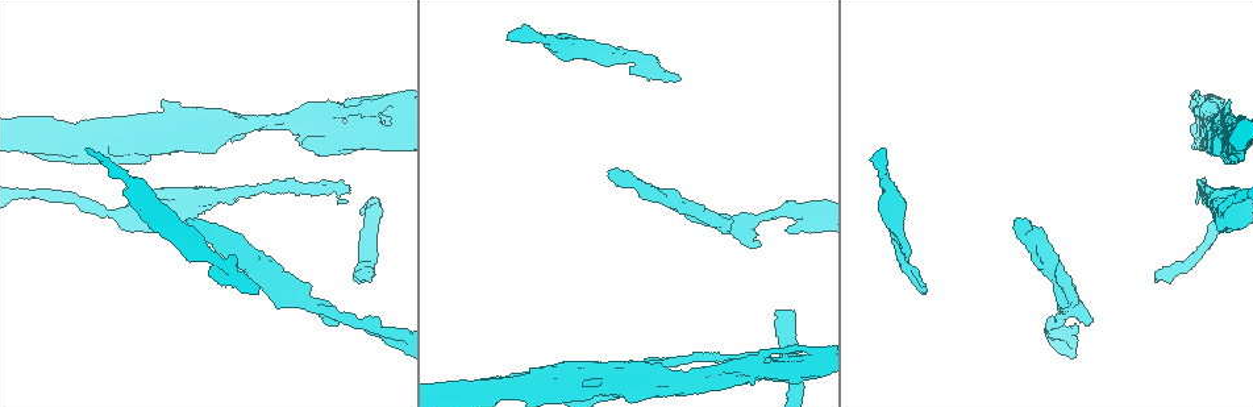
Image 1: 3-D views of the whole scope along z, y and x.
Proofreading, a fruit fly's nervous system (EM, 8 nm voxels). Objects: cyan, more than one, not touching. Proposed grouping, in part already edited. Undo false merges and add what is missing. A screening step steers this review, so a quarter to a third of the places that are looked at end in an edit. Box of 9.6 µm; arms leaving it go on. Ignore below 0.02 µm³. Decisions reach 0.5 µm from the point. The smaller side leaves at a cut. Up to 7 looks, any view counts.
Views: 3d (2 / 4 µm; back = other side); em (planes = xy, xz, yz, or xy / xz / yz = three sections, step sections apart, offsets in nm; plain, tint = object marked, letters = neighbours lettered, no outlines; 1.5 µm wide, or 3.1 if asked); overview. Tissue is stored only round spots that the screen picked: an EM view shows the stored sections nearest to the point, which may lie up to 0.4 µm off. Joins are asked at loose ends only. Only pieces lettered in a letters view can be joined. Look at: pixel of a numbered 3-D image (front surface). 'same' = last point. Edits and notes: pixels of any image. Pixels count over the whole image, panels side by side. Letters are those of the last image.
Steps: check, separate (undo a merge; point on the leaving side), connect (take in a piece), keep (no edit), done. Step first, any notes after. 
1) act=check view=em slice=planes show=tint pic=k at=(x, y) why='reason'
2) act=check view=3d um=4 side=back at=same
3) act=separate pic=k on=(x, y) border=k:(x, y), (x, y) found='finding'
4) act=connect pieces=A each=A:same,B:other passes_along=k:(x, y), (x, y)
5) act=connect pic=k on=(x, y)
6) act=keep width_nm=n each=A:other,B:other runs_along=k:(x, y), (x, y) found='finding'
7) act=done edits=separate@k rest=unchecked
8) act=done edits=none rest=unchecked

act=check view=3d um=2 pic=1 at=(607, 171) why='branch stops here'

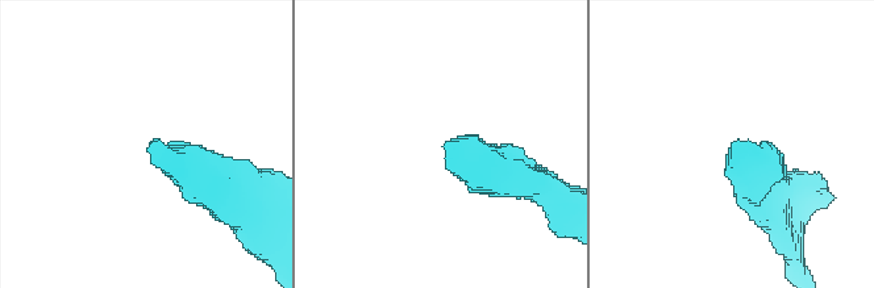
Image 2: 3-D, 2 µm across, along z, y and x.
act=check view=em slice=yz step=8 show=tint pic=2 at=(741, 153) why='need the tissue'

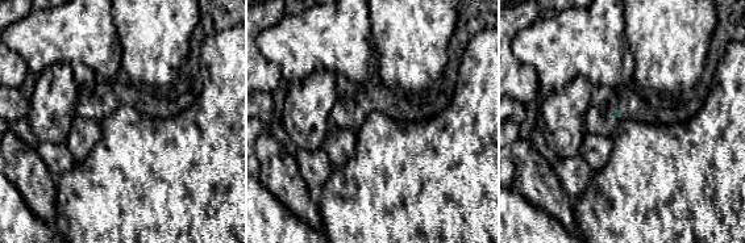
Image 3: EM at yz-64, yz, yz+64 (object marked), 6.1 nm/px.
act=check view=em slice=planes show=letters at=same why='another direction'

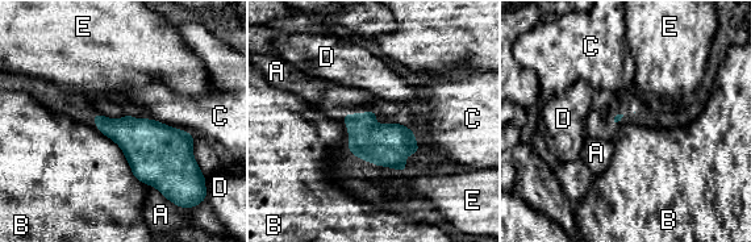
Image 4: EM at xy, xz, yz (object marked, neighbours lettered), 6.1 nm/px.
act=keep each=A:other,B:other,C:other,D:other,E:other border=4:(92, 119), (149, 184) found='none of them fits'

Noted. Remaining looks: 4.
act=check view=3d um=2 side=back pic=1 at=(519, 374) why='calibre changes'

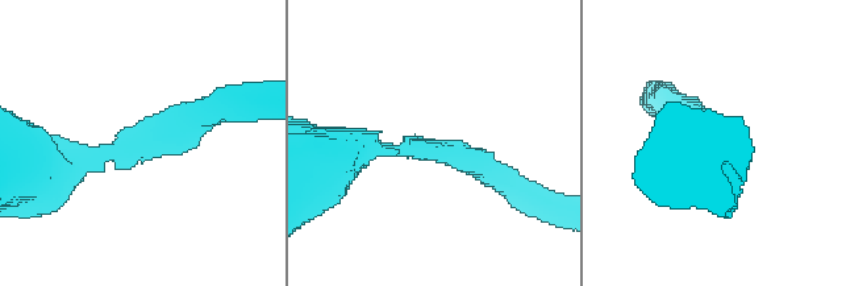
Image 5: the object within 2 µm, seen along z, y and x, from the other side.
act=check view=em slice=planes show=plain pic=5 at=(136, 144) arm_widths_nm=170,420 why='shape alone is not enough'

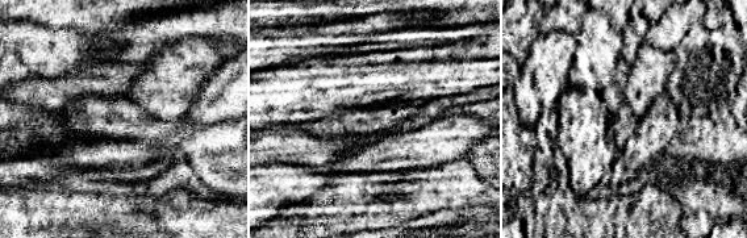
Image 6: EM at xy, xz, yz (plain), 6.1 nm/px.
act=check view=em slice=planes show=letters at=same why='what lies round it'

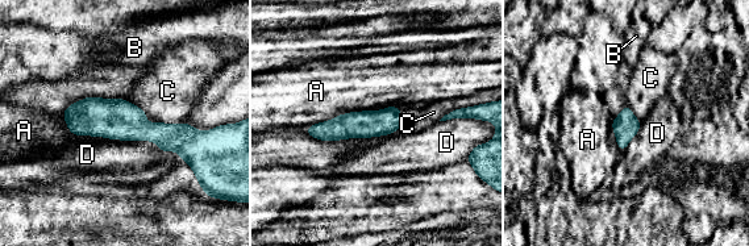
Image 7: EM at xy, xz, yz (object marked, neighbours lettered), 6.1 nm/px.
act=keep each=A:other,B:other,C:other,D:other runs_along=7:(67, 112), (169, 137), (202, 137) found='all the same neuron'

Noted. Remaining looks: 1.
act=check view=em slice=planes show=letters pic=1 at=(558, 43) why='sudden change in width'

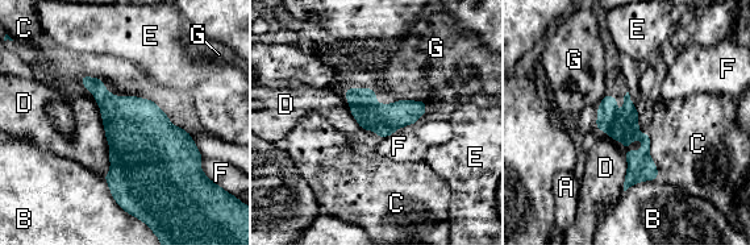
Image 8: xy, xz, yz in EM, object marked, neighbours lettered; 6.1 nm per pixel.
act=keep each=A:other,B:other,C:other,D:other,E:other,F:other,G:other border=8:(201, 156), (200, 169), (224, 189) found='all the same neuron'

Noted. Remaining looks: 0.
act=done edits=none rest=unchecked

